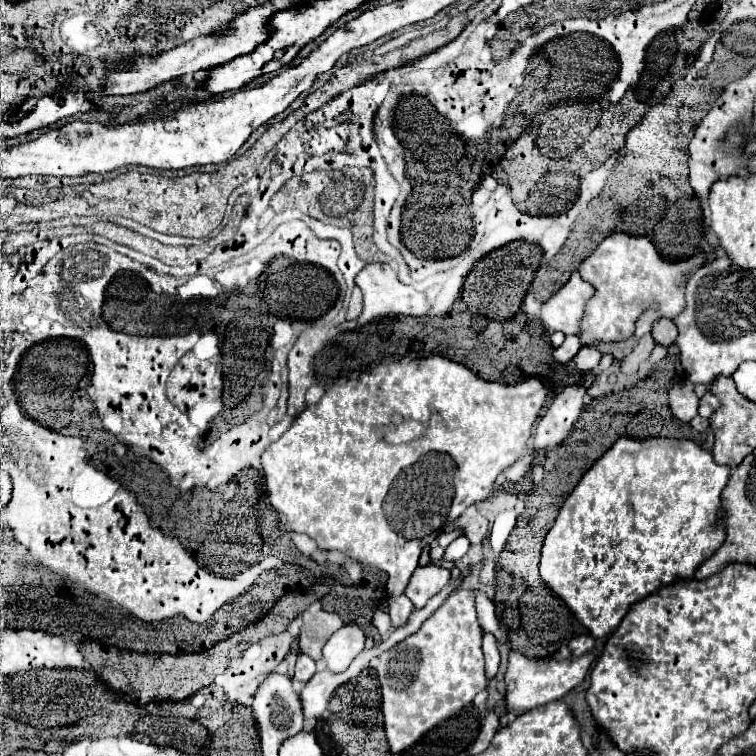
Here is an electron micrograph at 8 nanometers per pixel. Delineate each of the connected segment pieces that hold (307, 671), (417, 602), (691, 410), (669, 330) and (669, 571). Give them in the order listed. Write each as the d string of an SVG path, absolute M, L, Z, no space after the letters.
M300 655L298 661L296 661L296 673L294 673L294 679L306 683L314 673L316 673L316 661L310 659L308 655Z
M434 565L418 567L412 573L404 595L410 597L410 601L414 603L416 609L422 609L426 605L426 601L432 599L448 581L450 581L450 571L448 569L434 567Z
M690 381L678 383L670 389L670 409L680 421L684 421L684 423L692 421L692 417L698 411L698 397L696 397L694 385Z
M658 319L658 321L652 325L652 331L650 331L654 343L666 345L666 347L670 347L670 345L674 343L674 335L676 335L676 333L678 333L678 331L676 331L676 327L674 327L674 323L672 323L670 319Z
M620 437L564 501L542 545L540 577L562 597L590 635L596 639L610 635L634 603L678 579L692 579L696 569L722 545L716 513L728 473L726 465L716 465L712 455L690 439L634 441Z

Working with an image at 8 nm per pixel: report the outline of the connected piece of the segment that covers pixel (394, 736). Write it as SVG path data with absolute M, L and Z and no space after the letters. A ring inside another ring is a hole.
M458 589L454 591L444 605L420 627L418 633L394 645L390 651L382 653L376 661L376 675L380 683L382 695L382 713L386 725L386 737L392 753L400 753L412 747L426 731L458 713L462 707L472 703L474 695L484 691L486 675L484 675L484 655L482 655L482 629L476 619L474 609L474 591Z

